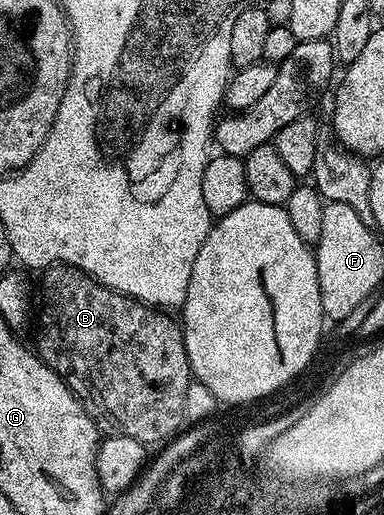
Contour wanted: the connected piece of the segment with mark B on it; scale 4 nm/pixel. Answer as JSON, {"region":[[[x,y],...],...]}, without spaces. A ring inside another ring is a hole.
{"region":[[[54,264],[42,273],[43,281],[37,284],[37,320],[39,325],[35,328],[34,351],[44,362],[50,366],[65,383],[70,386],[72,392],[83,401],[83,409],[90,414],[99,425],[100,429],[110,430],[114,435],[125,438],[137,438],[144,446],[152,446],[158,440],[167,442],[172,439],[184,427],[185,413],[187,411],[187,395],[189,386],[193,383],[189,358],[183,341],[183,330],[178,319],[166,311],[153,308],[150,304],[142,304],[131,296],[121,294],[109,286],[94,280],[89,274],[85,274],[80,268],[74,268],[68,264]]]}

